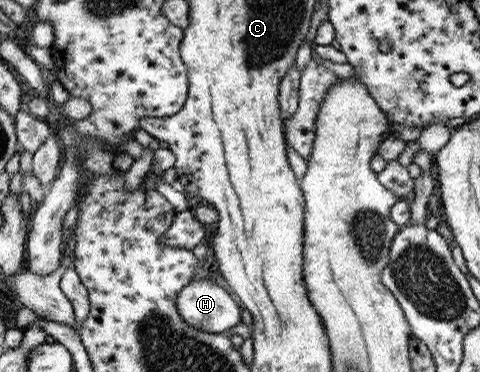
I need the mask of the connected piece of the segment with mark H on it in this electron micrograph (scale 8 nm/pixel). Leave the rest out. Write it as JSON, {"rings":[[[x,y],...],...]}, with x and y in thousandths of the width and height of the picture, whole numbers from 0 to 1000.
{"rings":[[[427,750],[385,766],[369,788],[365,831],[394,879],[452,898],[494,874],[504,833],[471,782]]]}

